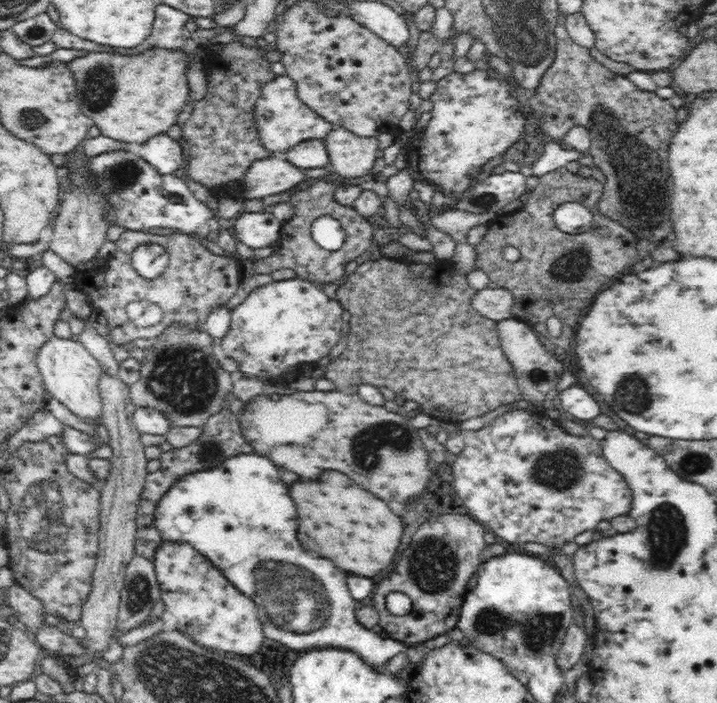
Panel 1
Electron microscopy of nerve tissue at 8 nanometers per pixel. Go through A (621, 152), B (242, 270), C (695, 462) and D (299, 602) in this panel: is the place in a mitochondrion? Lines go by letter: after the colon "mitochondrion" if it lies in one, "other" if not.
A: mitochondrion
B: other
C: mitochondrion
D: mitochondrion

